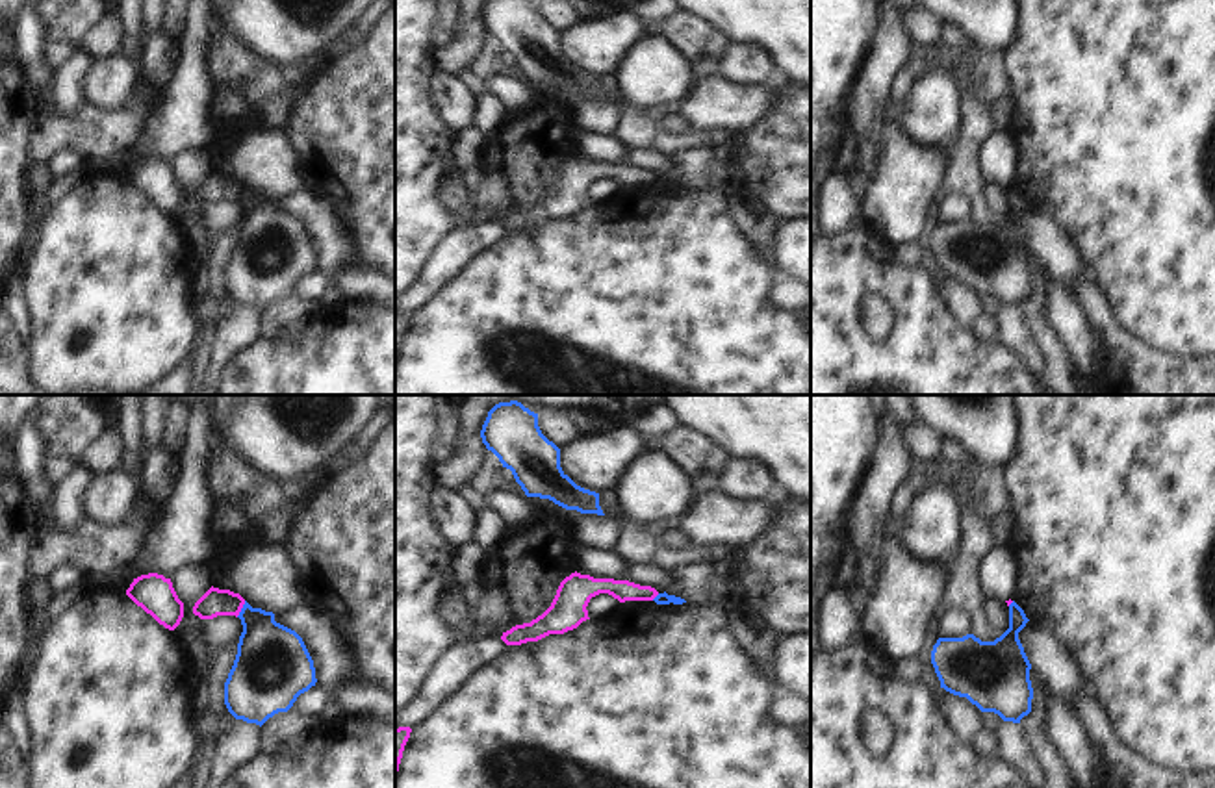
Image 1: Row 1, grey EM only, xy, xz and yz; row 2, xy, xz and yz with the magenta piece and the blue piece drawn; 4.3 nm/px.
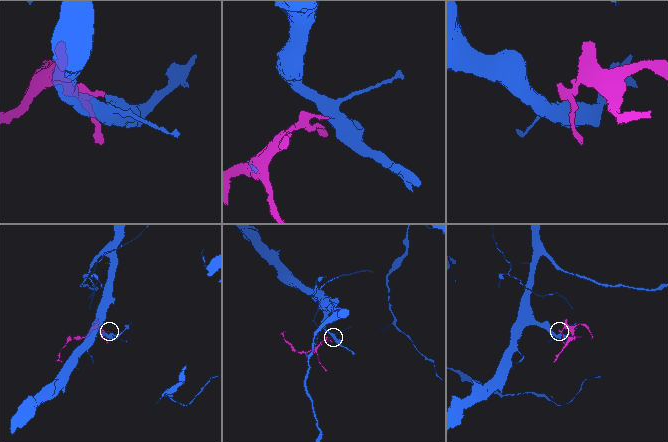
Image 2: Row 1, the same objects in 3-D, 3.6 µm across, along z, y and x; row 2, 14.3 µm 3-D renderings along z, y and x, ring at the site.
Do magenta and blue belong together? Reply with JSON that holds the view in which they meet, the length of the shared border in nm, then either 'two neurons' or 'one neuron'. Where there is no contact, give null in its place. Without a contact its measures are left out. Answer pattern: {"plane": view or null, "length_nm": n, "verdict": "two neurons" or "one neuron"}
{"plane": "xy", "length_nm": 80, "verdict": "two neurons"}

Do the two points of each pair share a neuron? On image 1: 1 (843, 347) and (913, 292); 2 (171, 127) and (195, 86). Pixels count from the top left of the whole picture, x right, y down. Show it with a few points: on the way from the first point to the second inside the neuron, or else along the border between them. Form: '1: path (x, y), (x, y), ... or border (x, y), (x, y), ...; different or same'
1: path (869, 349), (887, 349), (913, 323), (913, 317); same
2: path (180, 117), (186, 112), (188, 95); same

